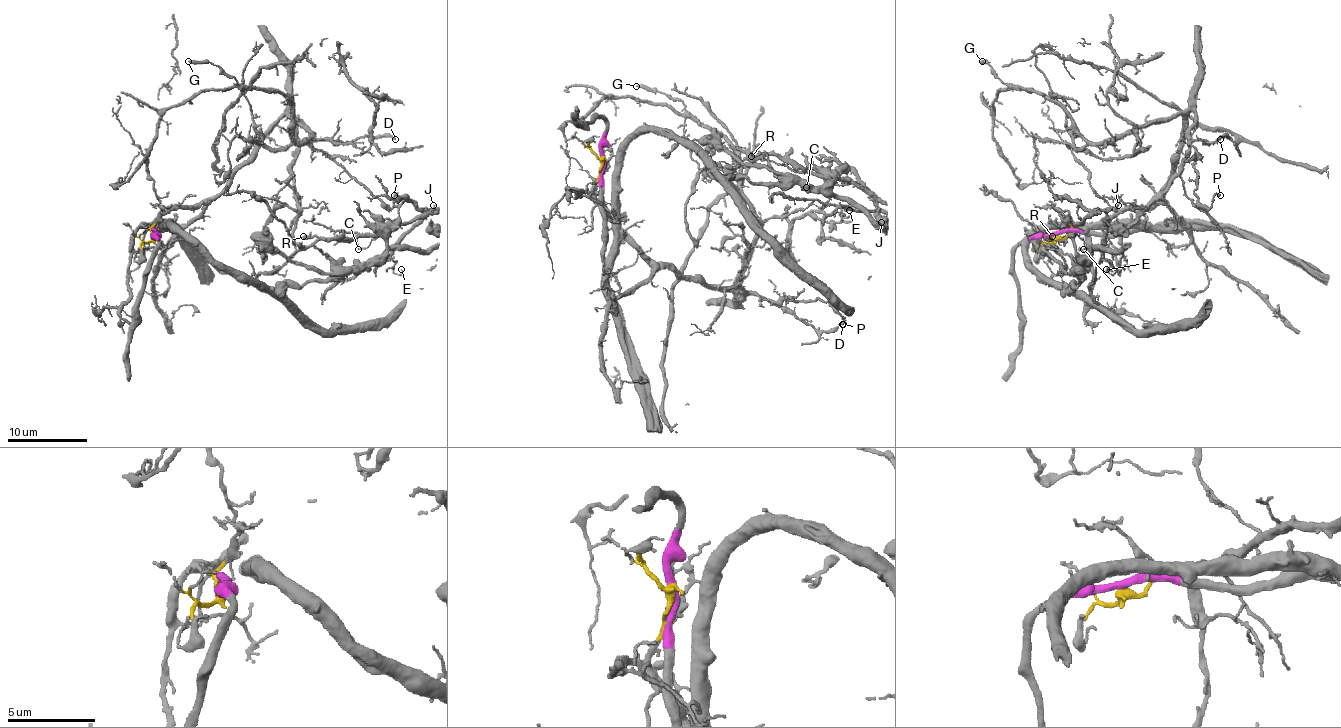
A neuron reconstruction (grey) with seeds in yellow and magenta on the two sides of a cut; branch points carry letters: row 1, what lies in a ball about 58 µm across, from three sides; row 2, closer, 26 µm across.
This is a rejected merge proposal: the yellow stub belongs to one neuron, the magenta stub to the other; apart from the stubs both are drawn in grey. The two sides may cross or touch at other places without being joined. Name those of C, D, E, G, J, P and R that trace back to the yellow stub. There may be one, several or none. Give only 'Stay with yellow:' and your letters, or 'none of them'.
Stay with yellow: D, G, P

